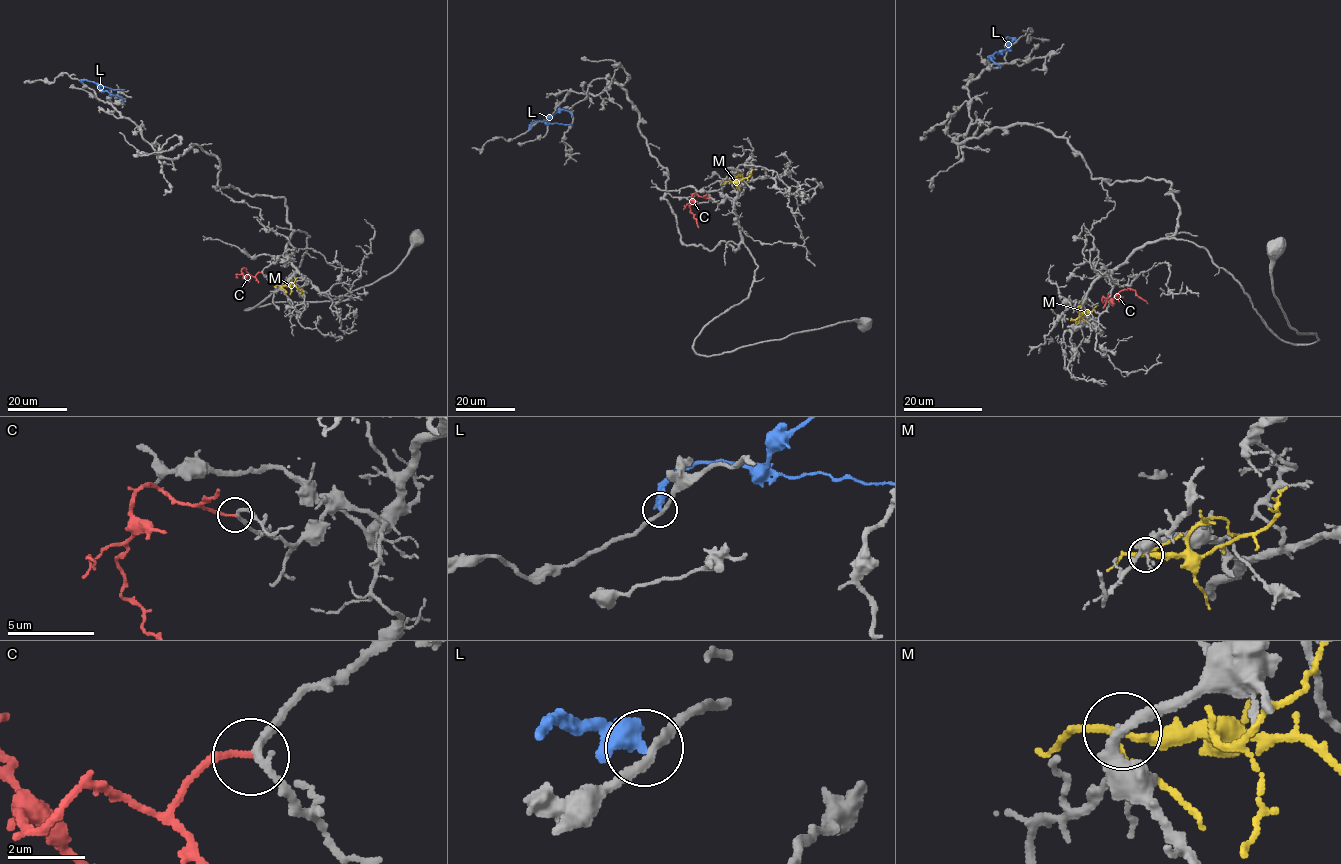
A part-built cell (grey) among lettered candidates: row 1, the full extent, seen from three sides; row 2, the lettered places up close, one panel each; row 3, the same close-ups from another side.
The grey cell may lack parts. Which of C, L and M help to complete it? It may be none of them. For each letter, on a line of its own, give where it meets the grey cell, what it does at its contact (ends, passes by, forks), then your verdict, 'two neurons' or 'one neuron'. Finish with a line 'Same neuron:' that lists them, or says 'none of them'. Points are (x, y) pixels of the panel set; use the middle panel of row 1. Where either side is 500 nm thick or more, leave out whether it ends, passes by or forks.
C: meets grey at (709, 198); it ends there; one neuron
L: meets grey at (529, 129); it passes by; two neurons
M: meets grey at (728, 181); it forks there; two neurons
Same neuron: C

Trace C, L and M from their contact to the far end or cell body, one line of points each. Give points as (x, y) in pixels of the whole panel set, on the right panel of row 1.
C: (1109, 294), (1106, 299), (1102, 298), (1104, 301), (1111, 300), (1120, 291), (1134, 290), (1147, 303)
L: (1016, 40), (1007, 37), (1006, 47), (991, 57), (1001, 68)
M: (1085, 311), (1070, 320)

